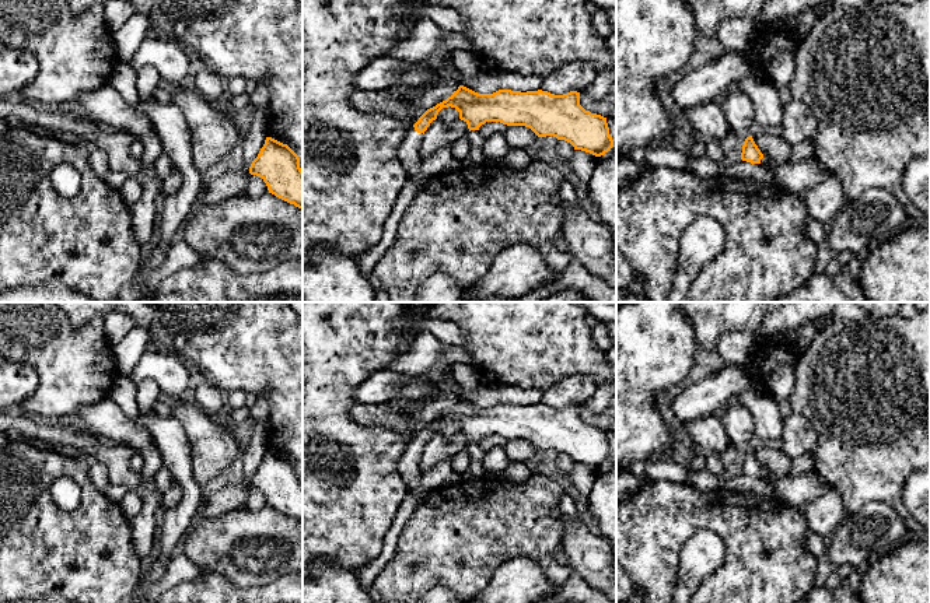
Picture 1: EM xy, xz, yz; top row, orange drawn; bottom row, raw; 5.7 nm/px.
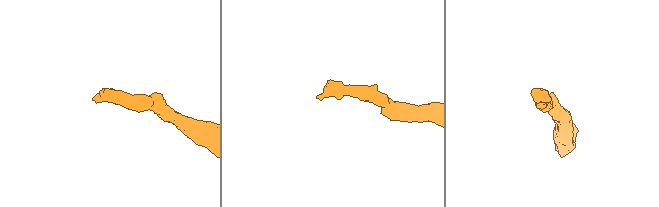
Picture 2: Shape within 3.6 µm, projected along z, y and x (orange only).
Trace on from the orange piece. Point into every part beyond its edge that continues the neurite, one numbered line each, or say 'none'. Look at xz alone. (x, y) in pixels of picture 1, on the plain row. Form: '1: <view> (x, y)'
1: xz (409, 465)

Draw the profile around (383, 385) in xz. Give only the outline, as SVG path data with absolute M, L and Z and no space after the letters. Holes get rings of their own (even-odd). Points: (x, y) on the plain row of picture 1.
M388 369L371 372L354 390L354 400L364 406L380 406L395 399L413 399L426 403L440 397L438 395L451 388L452 381L440 379L434 372L409 376Z

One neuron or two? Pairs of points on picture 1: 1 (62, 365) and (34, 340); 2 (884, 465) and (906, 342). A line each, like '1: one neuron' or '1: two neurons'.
1: one neuron
2: one neuron

